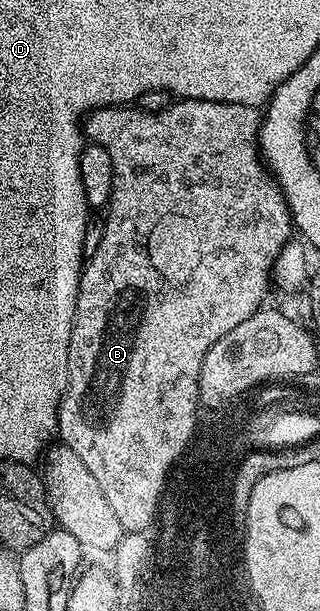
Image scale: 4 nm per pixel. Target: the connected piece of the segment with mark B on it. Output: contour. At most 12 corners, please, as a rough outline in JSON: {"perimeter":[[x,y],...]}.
{"perimeter":[[254,105],[94,108],[67,445],[129,528],[295,232]]}

